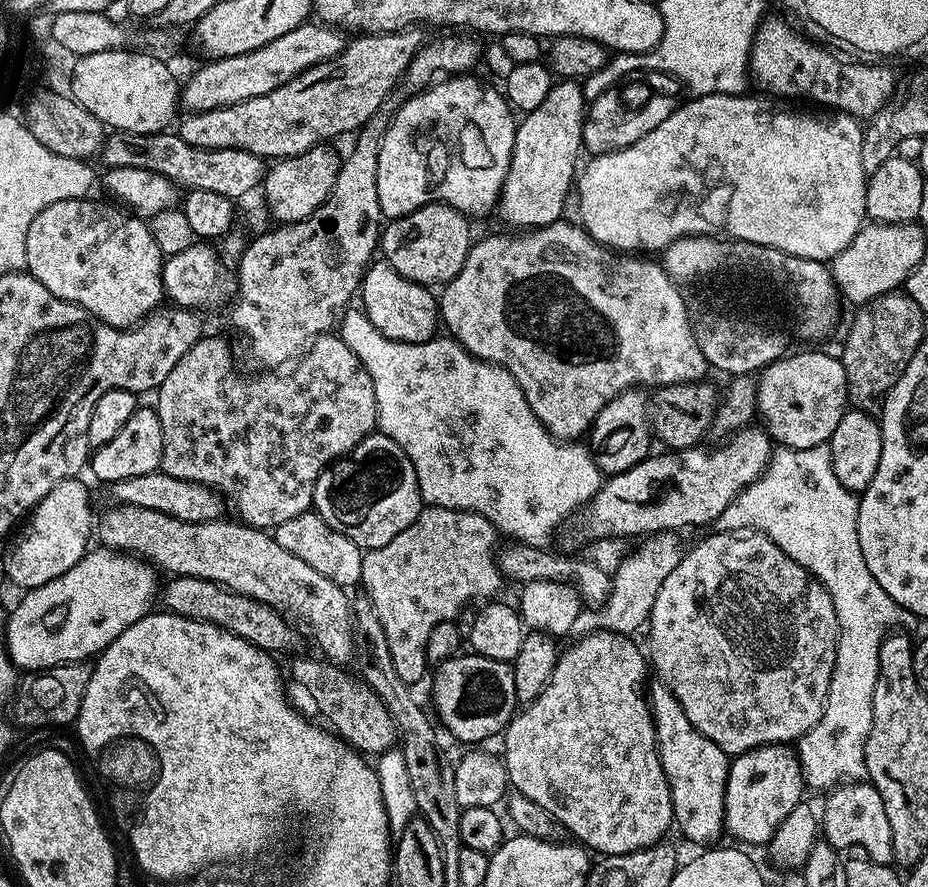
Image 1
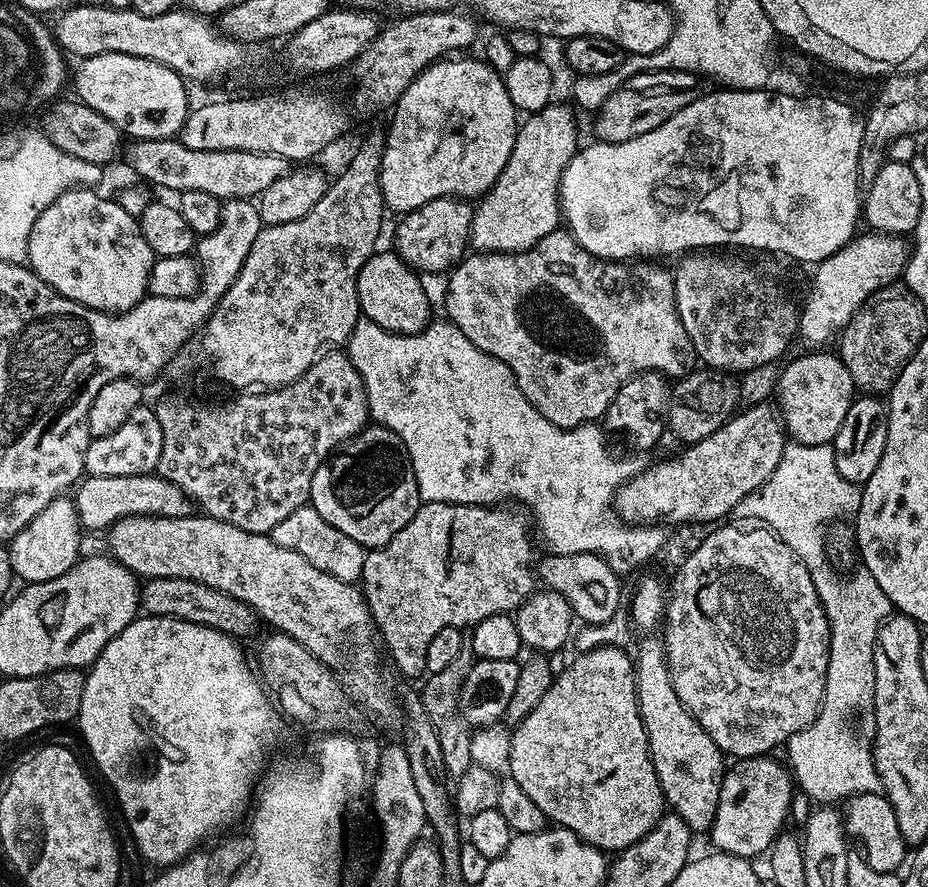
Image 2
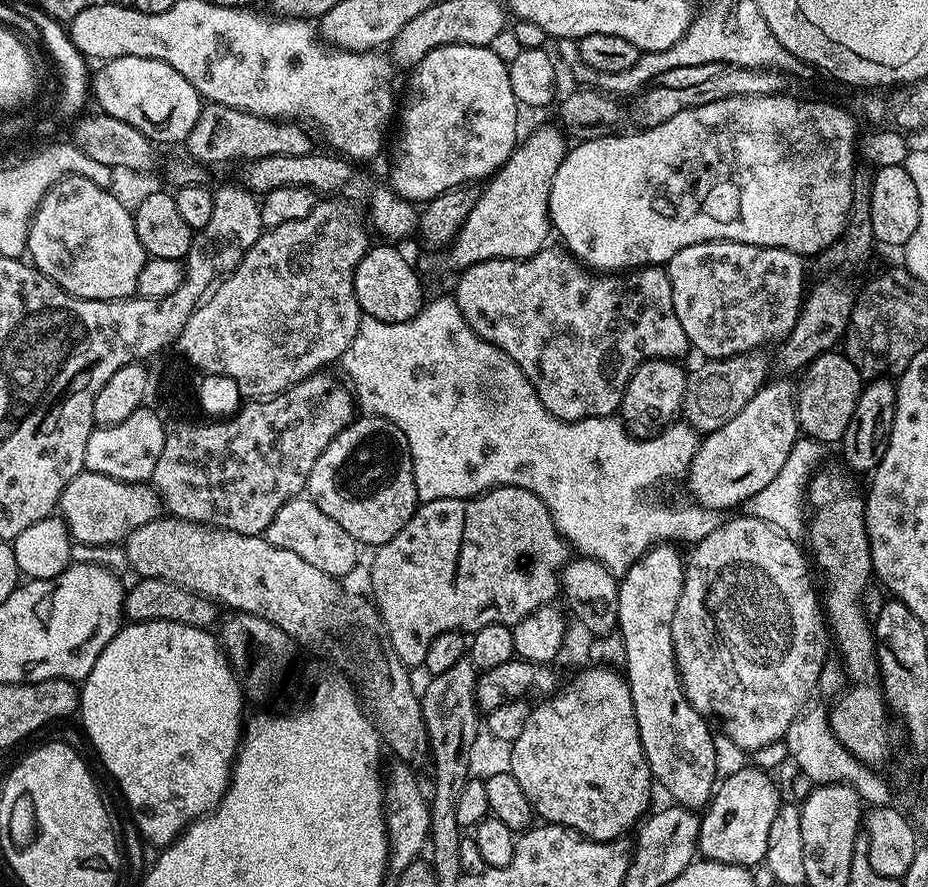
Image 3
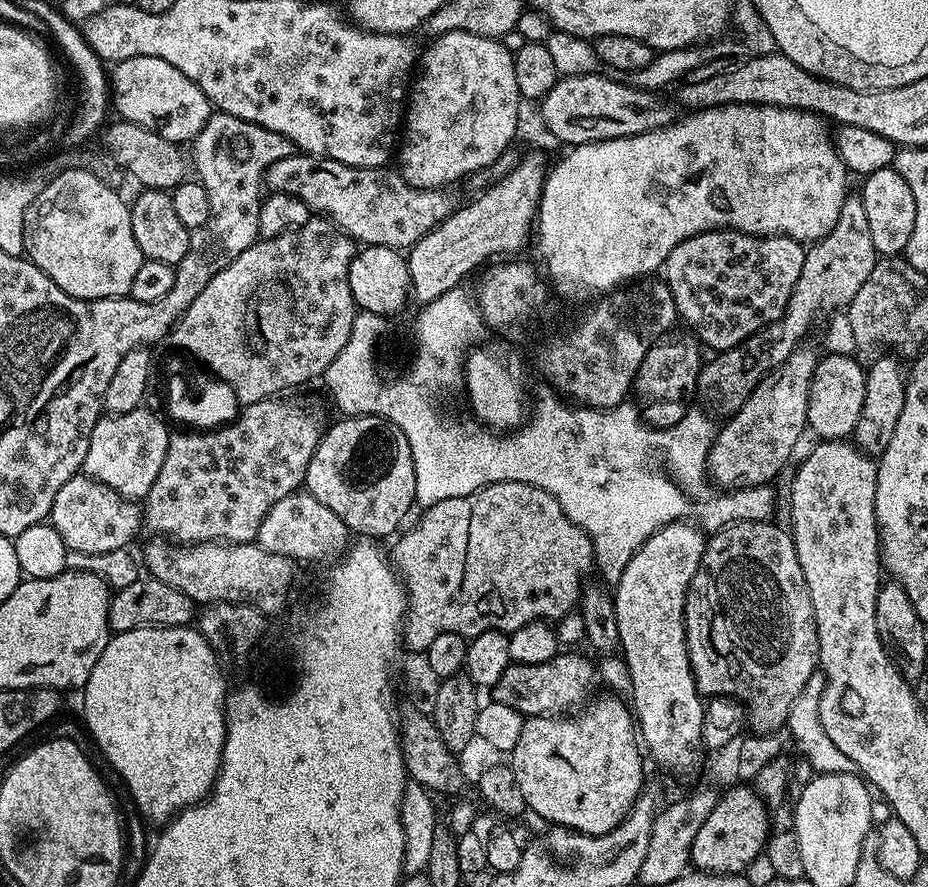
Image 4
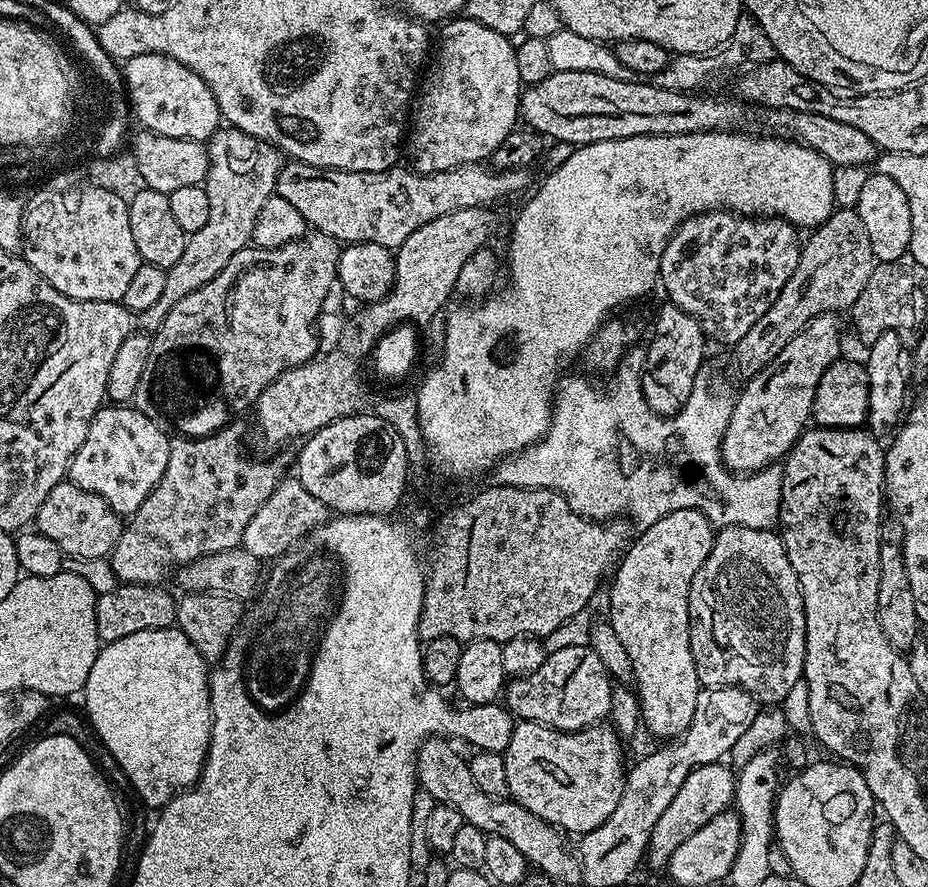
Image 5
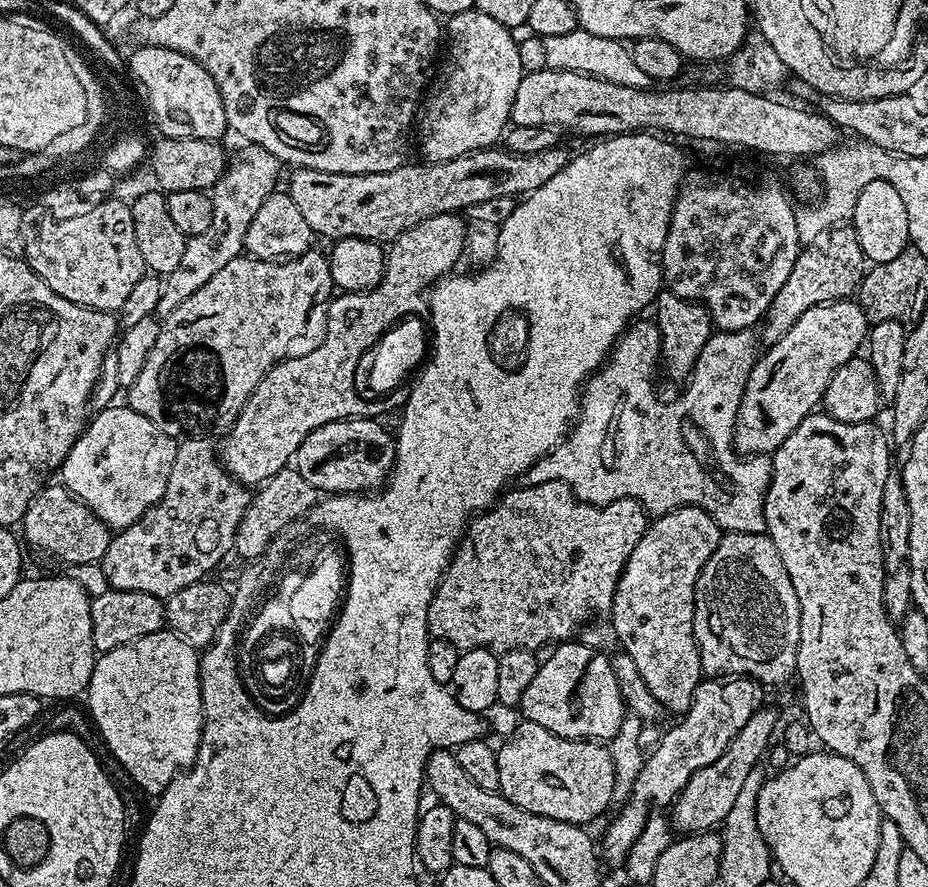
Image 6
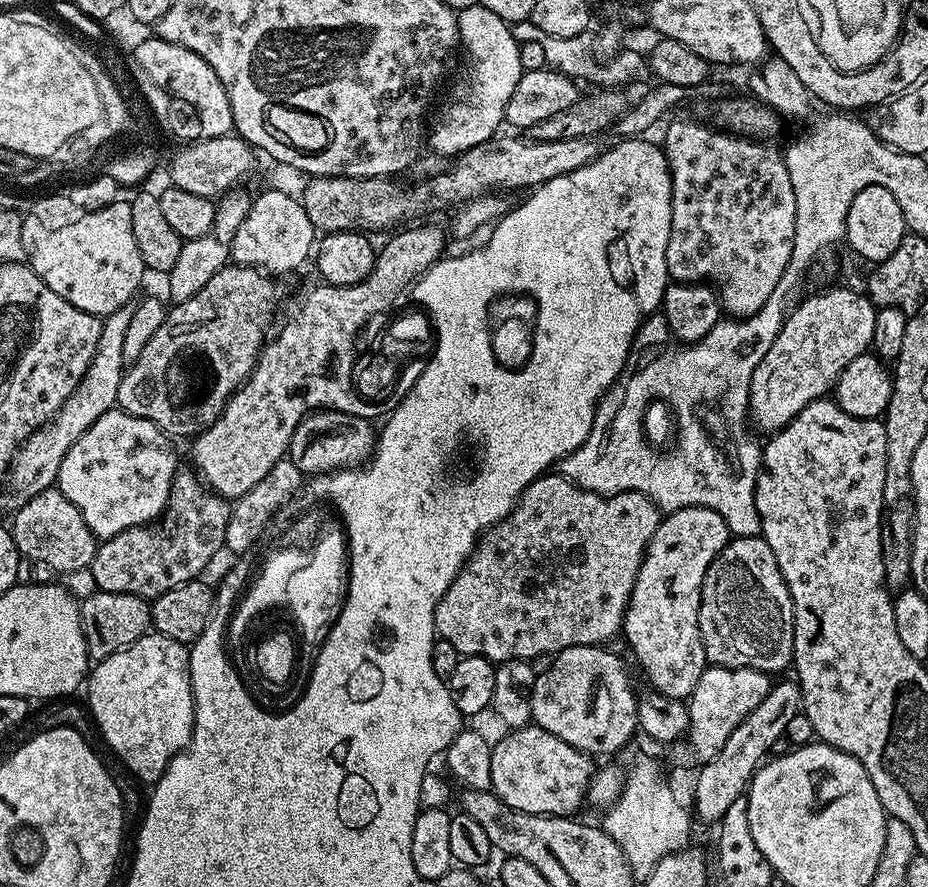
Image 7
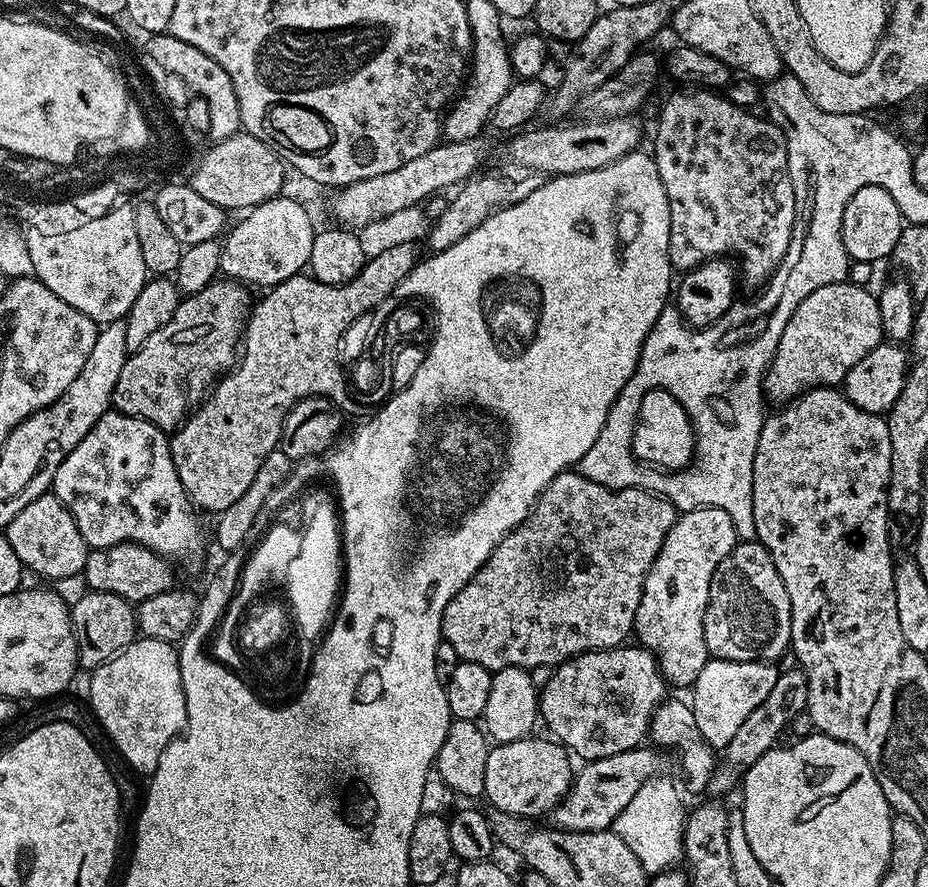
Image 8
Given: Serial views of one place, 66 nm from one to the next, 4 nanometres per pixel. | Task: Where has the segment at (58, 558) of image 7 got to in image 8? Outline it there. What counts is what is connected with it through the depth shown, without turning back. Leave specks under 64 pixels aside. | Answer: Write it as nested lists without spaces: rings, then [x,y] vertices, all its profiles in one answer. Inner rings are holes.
[[[45,494],[34,498],[30,506],[18,510],[8,523],[6,535],[14,554],[18,554],[21,565],[48,580],[68,580],[71,576],[79,577],[86,566],[90,551],[82,538],[70,510],[55,494]]]

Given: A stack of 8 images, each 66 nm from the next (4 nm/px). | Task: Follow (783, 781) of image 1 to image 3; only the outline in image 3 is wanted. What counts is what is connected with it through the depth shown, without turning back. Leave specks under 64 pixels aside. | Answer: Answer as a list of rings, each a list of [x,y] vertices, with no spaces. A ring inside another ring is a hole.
[[[755,766],[740,768],[717,783],[708,807],[700,816],[698,852],[705,860],[723,864],[741,864],[746,869],[765,863],[767,846],[771,843],[770,826],[782,803],[771,775]]]

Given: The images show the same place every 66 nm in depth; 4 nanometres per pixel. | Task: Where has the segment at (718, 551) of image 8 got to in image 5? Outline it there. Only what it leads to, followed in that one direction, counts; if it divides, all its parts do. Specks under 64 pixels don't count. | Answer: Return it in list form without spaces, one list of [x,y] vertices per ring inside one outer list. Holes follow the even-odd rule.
[[[674,510],[674,514],[658,518],[658,522],[639,534],[641,536],[627,545],[626,551],[615,565],[611,577],[612,593],[608,596],[608,612],[612,615],[609,617],[614,626],[614,634],[618,634],[622,646],[626,646],[626,654],[630,654],[634,691],[640,699],[643,727],[648,727],[654,735],[661,736],[661,741],[671,742],[690,726],[690,718],[694,718],[694,706],[698,706],[698,694],[702,687],[690,646],[688,595],[694,574],[698,574],[702,562],[706,562],[712,549],[714,525],[698,510]]]

